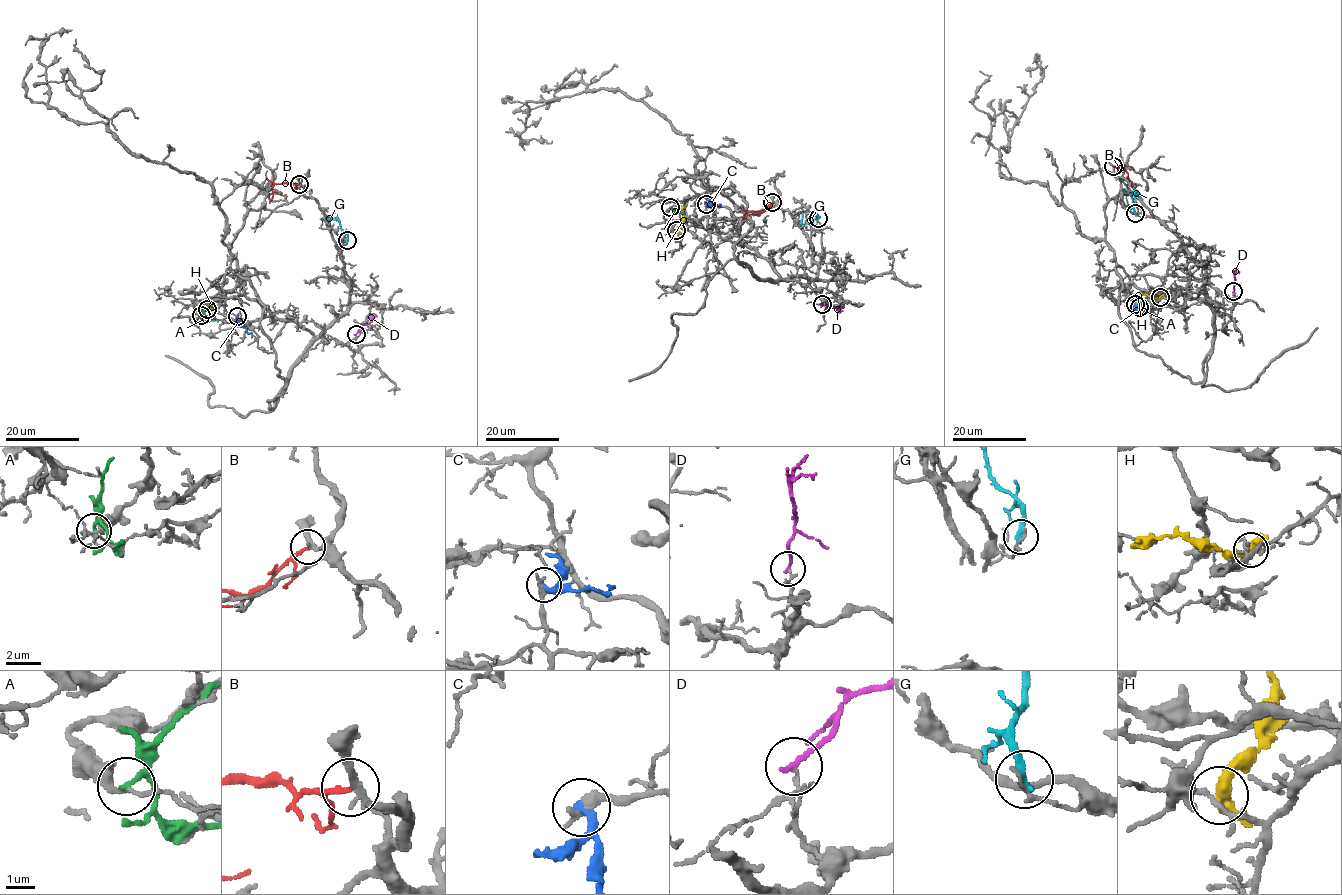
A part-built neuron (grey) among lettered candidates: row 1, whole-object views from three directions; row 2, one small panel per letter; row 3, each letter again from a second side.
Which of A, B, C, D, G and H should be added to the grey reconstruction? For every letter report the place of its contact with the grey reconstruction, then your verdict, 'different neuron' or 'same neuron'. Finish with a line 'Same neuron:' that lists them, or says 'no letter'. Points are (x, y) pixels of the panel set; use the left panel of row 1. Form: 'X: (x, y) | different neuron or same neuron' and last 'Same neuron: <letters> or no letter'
A: (201, 315) | different neuron
B: (299, 184) | different neuron
C: (237, 316) | different neuron
D: (356, 334) | different neuron
G: (347, 240) | different neuron
H: (207, 309) | different neuron
Same neuron: no letter

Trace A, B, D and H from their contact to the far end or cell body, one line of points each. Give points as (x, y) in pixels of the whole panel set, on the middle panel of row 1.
A: (670, 208), (683, 213)
B: (773, 202), (762, 211), (748, 211), (745, 215), (759, 214)
D: (822, 304), (843, 311)
H: (677, 230), (683, 215), (680, 205)

